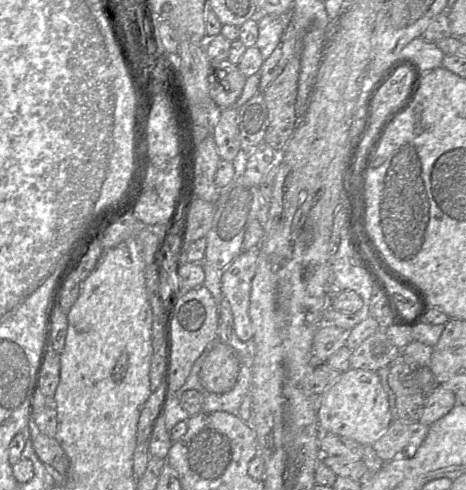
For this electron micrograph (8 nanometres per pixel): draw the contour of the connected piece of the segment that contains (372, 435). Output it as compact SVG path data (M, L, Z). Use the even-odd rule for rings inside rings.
M354 368L342 372L320 396L317 415L322 432L347 437L361 445L372 445L392 422L388 396L378 374Z

